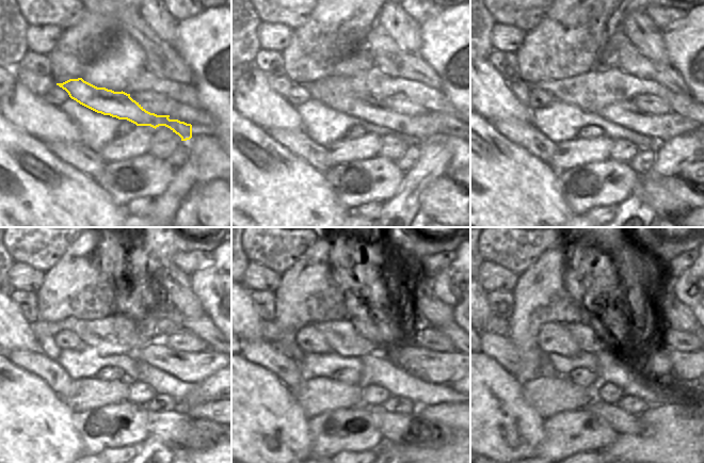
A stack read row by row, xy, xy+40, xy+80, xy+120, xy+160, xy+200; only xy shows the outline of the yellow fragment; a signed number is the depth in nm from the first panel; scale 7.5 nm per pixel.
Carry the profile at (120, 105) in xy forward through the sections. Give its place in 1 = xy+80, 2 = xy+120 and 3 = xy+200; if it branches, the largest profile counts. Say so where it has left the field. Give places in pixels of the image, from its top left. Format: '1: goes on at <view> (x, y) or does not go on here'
1: goes on at xy+80 (626, 115)
2: goes on at xy+120 (153, 354)
3: goes on at xy+200 (685, 367)

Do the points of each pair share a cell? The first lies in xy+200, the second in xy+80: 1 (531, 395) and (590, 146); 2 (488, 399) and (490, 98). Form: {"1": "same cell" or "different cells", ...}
{"1": "same cell", "2": "different cells"}

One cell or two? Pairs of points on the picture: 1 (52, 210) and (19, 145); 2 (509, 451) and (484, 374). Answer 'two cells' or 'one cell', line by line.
1: one cell
2: one cell

